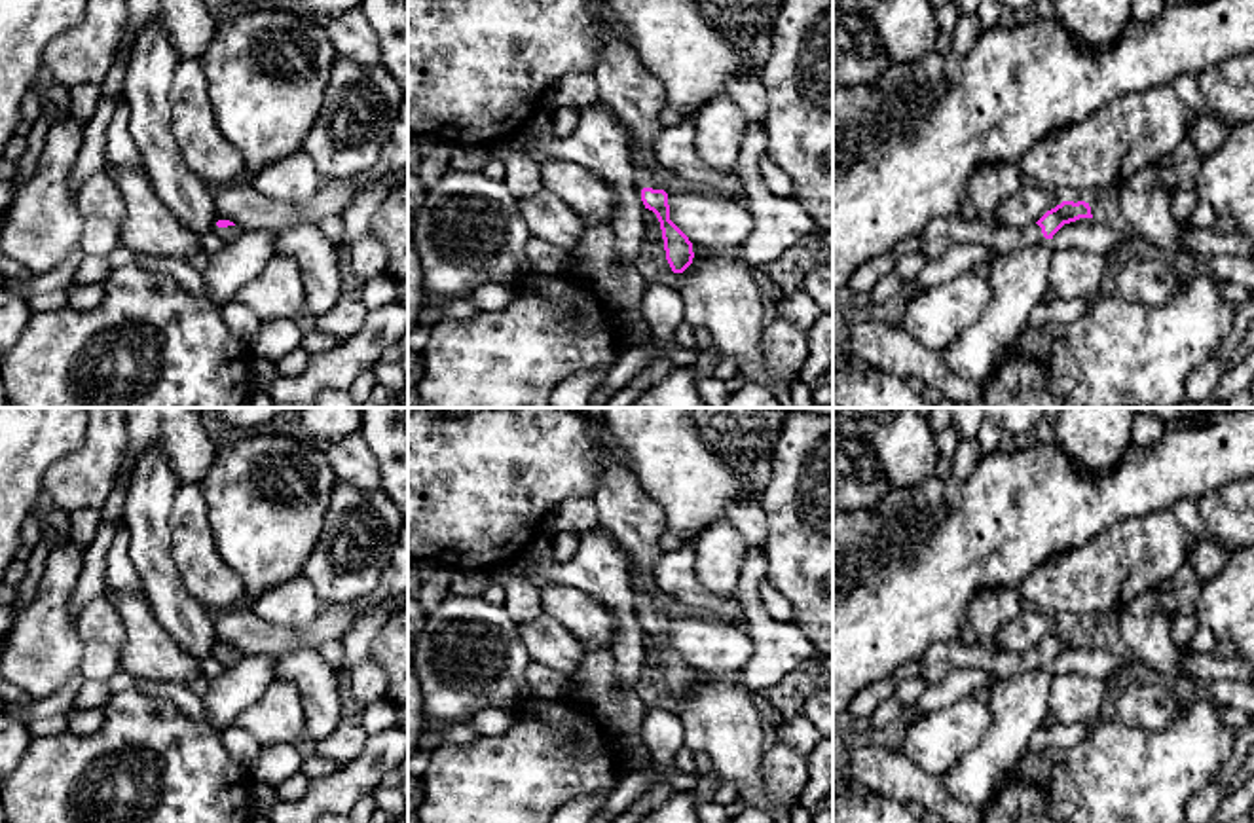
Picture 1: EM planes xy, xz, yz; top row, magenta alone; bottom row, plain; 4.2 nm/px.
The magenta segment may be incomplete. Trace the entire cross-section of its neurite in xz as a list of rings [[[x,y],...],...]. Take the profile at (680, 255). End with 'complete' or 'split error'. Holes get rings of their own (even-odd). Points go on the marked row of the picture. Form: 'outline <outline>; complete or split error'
outline [[[590,0],[598,19],[599,53],[592,68],[599,101],[630,129],[634,150],[634,178],[641,190],[645,209],[660,222],[666,260],[673,273],[683,273],[694,258],[692,243],[670,220],[668,193],[660,188],[658,174],[649,171],[656,161],[655,138],[662,131],[658,116],[666,110],[664,85],[645,68],[636,51],[603,19],[601,0]]]; split error

